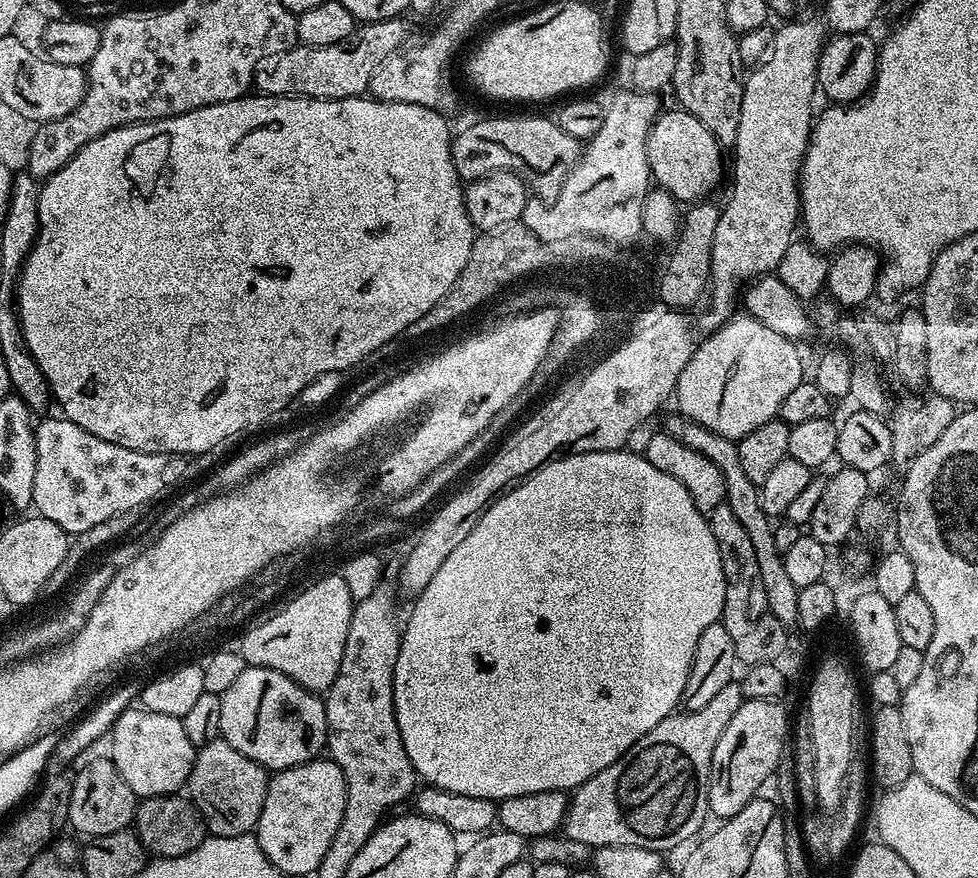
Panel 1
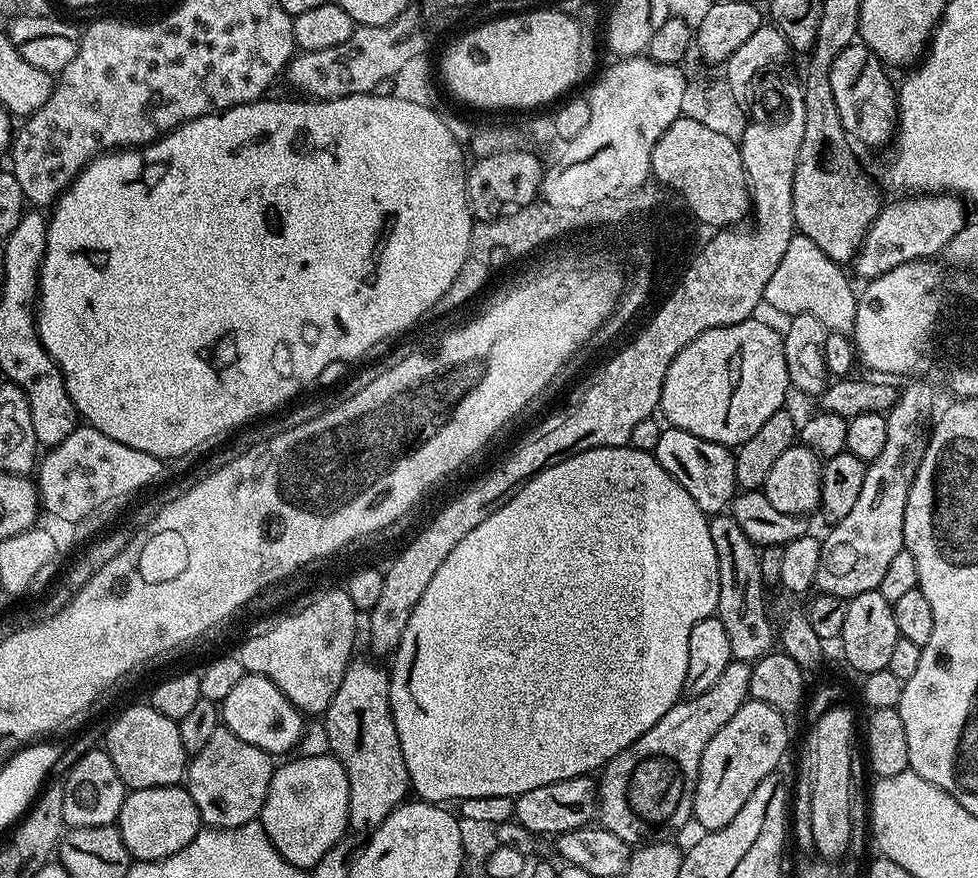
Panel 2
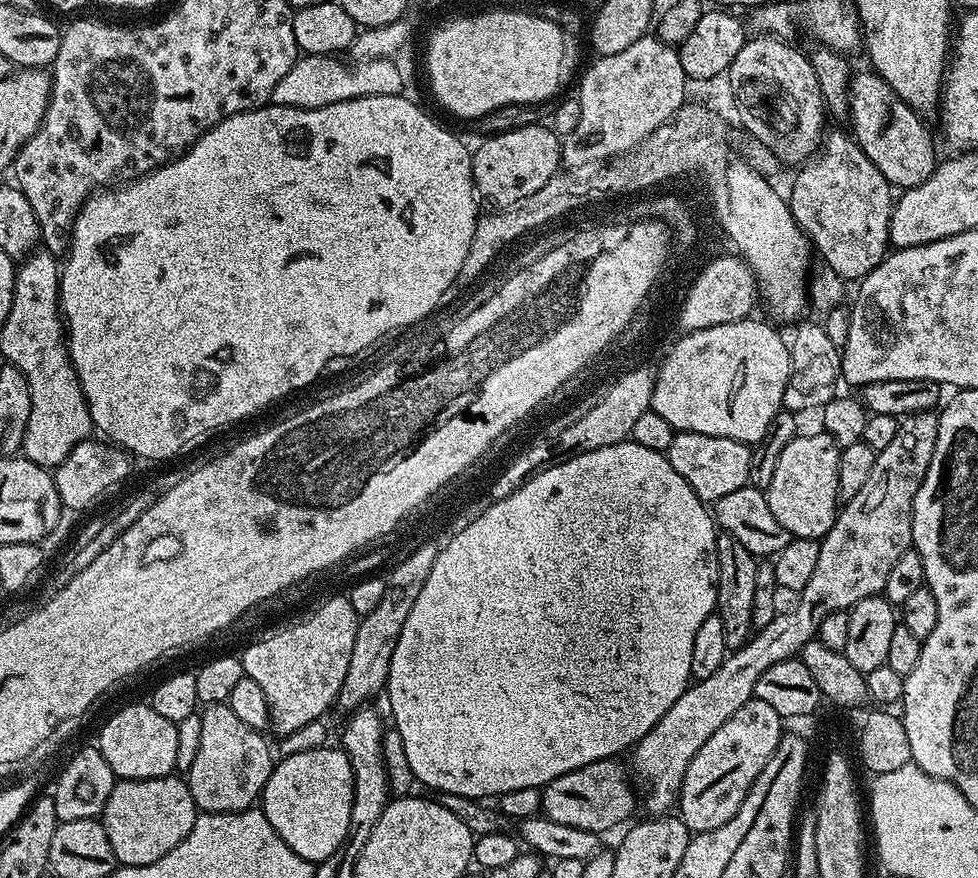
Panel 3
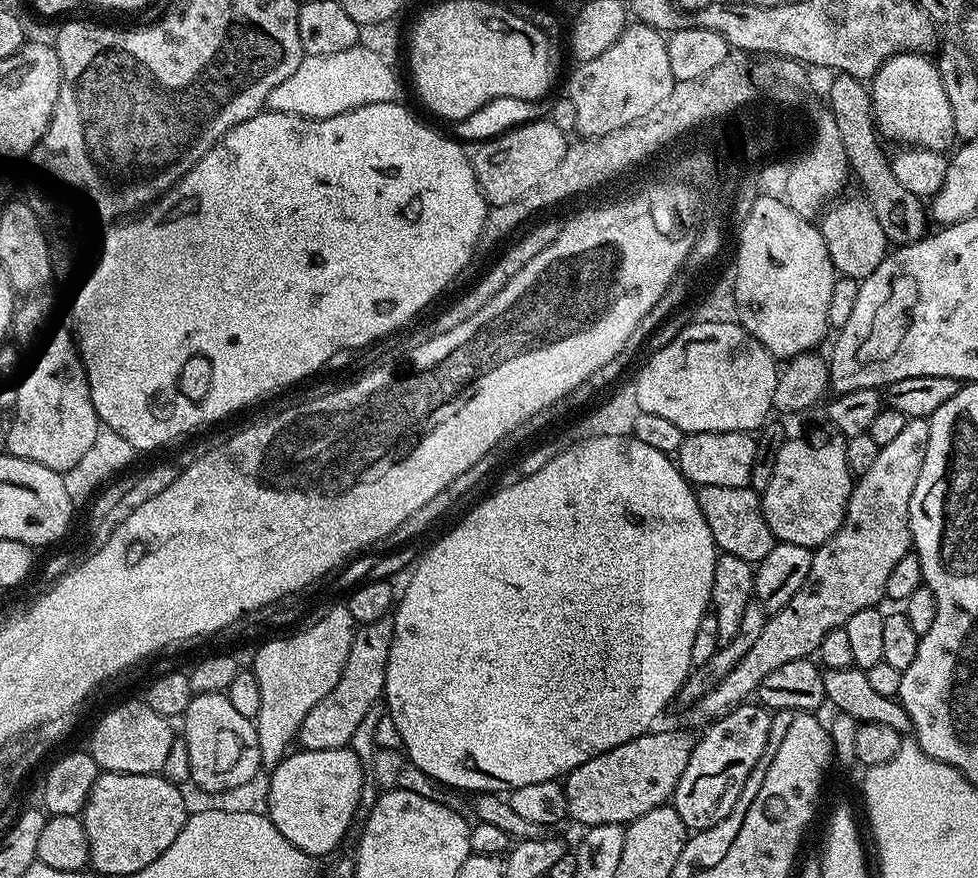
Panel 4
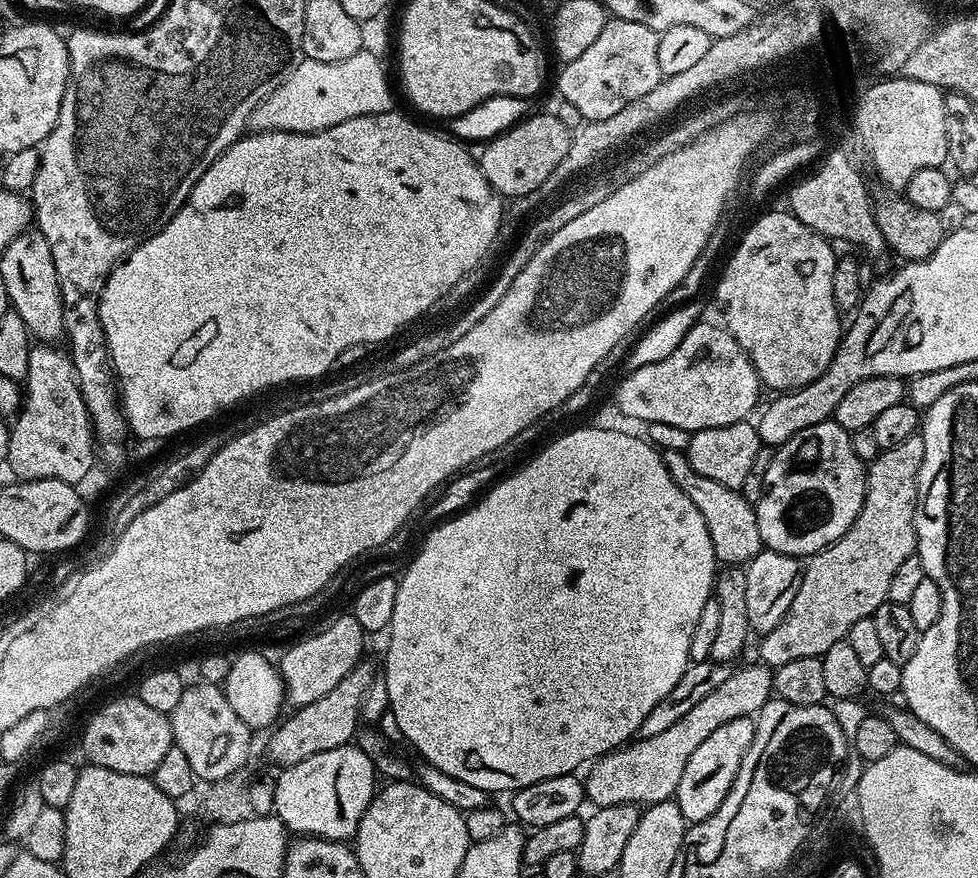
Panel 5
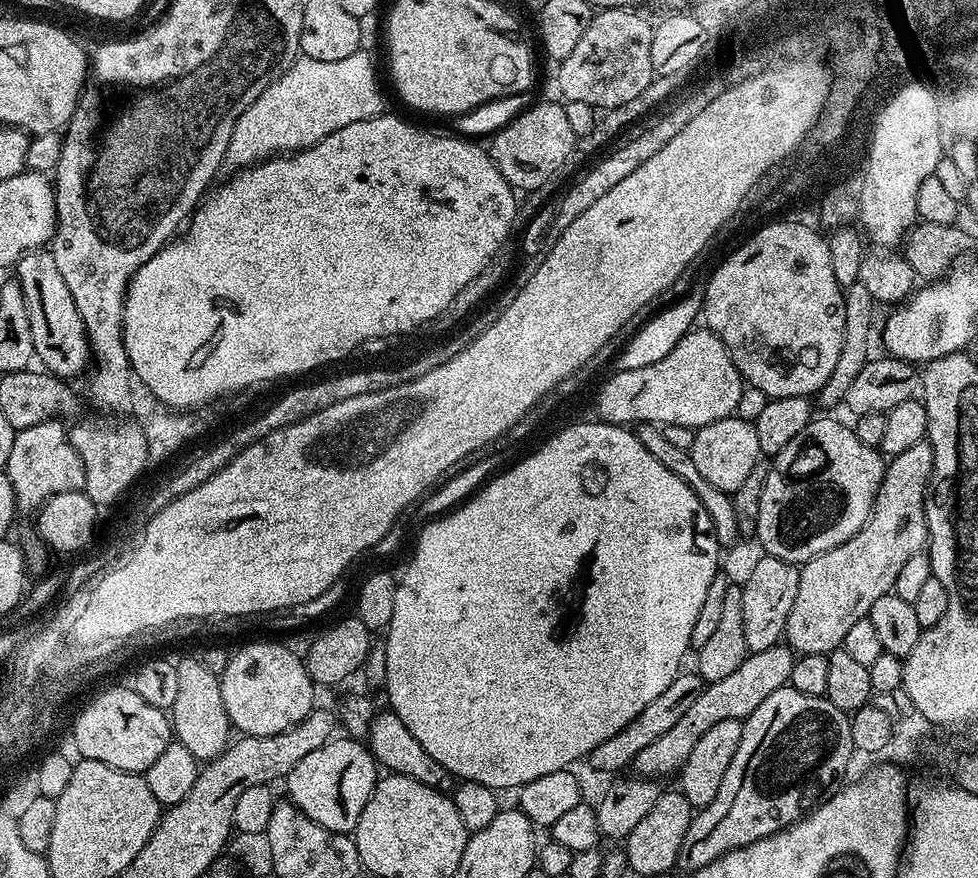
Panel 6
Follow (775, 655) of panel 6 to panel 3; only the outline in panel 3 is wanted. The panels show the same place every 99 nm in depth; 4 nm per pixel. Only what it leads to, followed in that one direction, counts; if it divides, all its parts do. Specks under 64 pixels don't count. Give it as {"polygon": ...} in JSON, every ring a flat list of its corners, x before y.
{"polygon":[[616,758,590,762,578,770,570,770,570,774,554,778,554,782,544,785,540,793,543,815,554,822,562,822,562,826,578,826,578,830,590,830,597,834,605,834,604,832,610,831,611,828,618,827,638,808,633,785,624,784,626,768,625,765,623,768,620,762]]}

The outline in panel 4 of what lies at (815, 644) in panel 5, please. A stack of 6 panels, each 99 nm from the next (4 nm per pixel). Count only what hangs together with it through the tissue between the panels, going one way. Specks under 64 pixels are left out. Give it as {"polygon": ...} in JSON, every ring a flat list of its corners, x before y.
{"polygon":[[909,418,901,432,878,450,878,459,870,470,855,481,840,529,813,551,810,574,798,594,782,610,769,615,766,630,754,641,750,654,687,709,694,723,703,725,745,703,770,670,778,670,785,662,809,659,830,630,844,627,858,610,875,608,881,603,879,600,885,599,886,577,912,548,910,498,914,486,918,486,922,462,926,462,926,446,930,446,928,420]]}

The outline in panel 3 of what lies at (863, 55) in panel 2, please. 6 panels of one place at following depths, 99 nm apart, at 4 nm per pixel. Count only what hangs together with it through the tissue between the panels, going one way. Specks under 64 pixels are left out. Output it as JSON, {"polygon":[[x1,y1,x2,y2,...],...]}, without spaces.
{"polygon":[[871,70,857,71,853,75,848,94,848,116,852,120,850,132,866,158,882,170,893,189,922,186,922,182,934,174,938,155,927,126,920,121,923,120,921,113,902,102,902,98,890,90,888,83]]}

